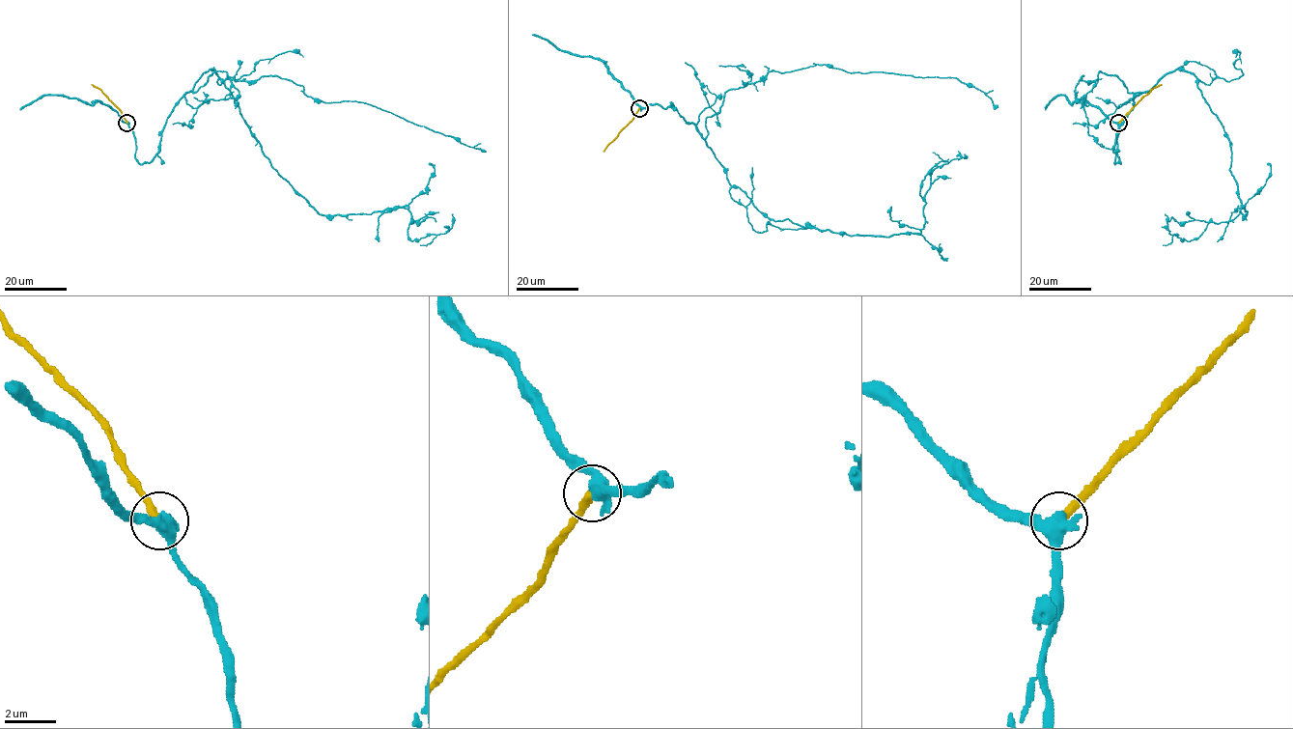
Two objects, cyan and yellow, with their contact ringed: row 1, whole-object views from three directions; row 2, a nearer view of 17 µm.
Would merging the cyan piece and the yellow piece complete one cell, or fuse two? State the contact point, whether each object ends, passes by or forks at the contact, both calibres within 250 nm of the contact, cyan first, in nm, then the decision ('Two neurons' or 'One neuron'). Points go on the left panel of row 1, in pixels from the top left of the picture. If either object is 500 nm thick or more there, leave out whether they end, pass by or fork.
Place: (126, 123). At the ring cyan passes by. At the ring yellow ends. Thickness 480 nm (cyan) against 320 nm. Two neurons

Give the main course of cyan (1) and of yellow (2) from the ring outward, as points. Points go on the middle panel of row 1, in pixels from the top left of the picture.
1: (639, 108), (671, 103), (692, 123), (732, 186), (766, 217), (849, 235), (919, 234), (924, 177), (964, 154)
2: (639, 108), (603, 152)

